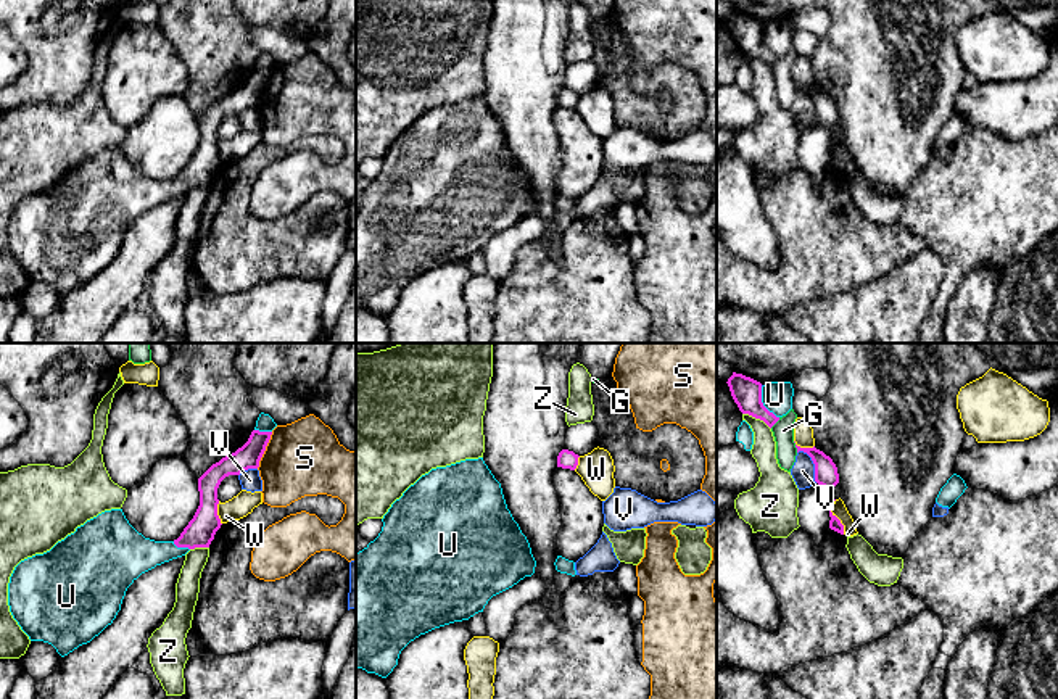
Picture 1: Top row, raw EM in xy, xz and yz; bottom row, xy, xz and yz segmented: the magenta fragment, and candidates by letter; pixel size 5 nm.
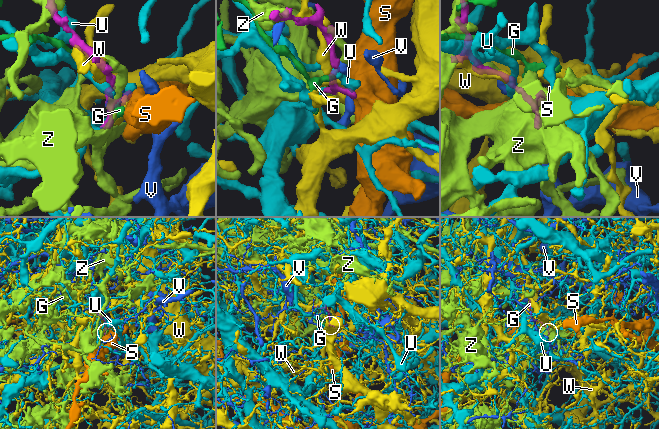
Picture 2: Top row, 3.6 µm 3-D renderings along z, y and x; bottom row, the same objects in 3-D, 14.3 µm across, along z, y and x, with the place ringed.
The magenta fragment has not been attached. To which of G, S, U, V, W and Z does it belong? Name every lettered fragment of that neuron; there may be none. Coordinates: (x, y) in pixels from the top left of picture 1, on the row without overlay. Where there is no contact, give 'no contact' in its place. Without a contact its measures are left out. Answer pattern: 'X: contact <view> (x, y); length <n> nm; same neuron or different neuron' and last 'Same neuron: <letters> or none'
G: contact yz (775, 62); length 80 nm; different neuron
S: contact xy (264, 89); length 200 nm; different neuron
U: contact yz (762, 42); length 180 nm; same neuron
V: contact yz (814, 102); length 190 nm; different neuron
W: contact yz (836, 157); length 180 nm; different neuron
Z: contact yz (757, 57); length 170 nm; different neuron
Same neuron: U

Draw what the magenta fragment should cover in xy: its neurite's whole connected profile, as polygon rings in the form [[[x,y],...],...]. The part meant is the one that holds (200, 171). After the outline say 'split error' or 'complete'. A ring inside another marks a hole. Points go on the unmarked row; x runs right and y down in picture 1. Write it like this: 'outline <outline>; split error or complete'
outline [[[261,52],[248,81],[235,92],[213,103],[200,118],[200,145],[174,180],[155,180],[138,172],[126,158],[122,148],[98,153],[77,166],[74,172],[58,180],[50,190],[21,200],[8,222],[8,245],[13,258],[31,280],[52,283],[64,296],[82,283],[90,282],[121,250],[127,227],[145,211],[185,195],[195,187],[209,187],[221,168],[217,155],[217,127],[229,114],[258,108],[259,100],[277,66],[269,53]]]; split error

